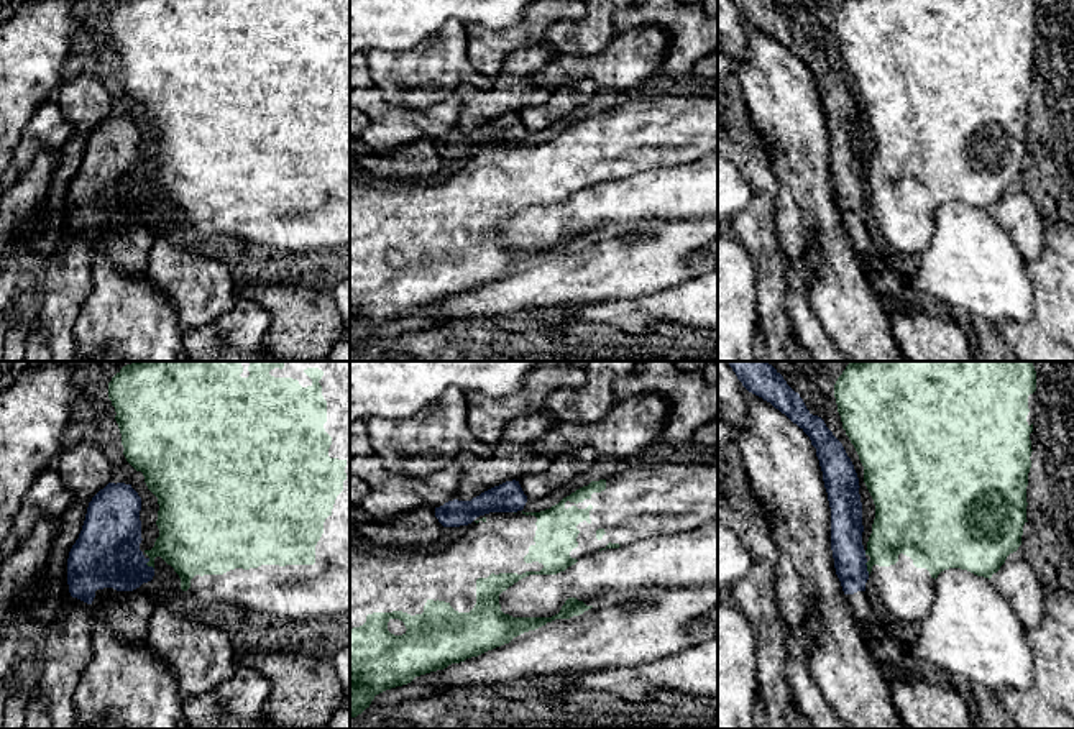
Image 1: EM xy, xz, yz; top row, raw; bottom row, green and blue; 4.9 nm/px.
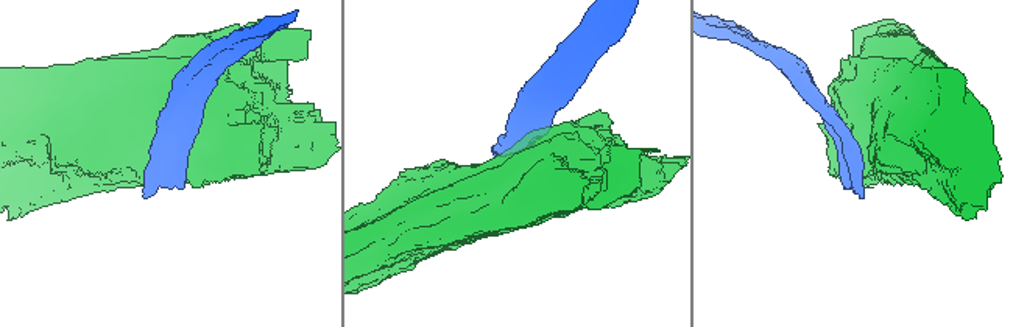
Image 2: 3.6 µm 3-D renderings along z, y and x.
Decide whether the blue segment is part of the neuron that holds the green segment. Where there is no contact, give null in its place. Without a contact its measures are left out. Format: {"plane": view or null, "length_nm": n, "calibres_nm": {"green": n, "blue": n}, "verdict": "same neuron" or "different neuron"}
{"plane": "xy", "length_nm": 60, "calibres_nm": {"green": 320, "blue": 320}, "verdict": "different neuron"}

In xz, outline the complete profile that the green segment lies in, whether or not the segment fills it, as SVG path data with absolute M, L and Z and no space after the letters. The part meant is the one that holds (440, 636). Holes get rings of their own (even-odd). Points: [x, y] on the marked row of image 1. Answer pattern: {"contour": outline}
{"contour": "M718 461L701 465L660 463L652 466L634 466L624 470L622 473L609 479L591 481L588 486L576 489L570 496L563 497L558 504L540 512L517 511L511 516L486 516L480 520L471 522L468 532L460 540L457 540L453 545L447 547L443 552L435 555L424 555L415 552L402 553L394 558L381 558L368 553L360 555L356 552L350 552L350 719L356 718L366 708L369 708L374 696L386 690L407 685L415 676L443 670L452 663L460 663L466 658L478 657L488 650L509 644L514 637L524 632L535 630L555 619L570 619L573 616L580 616L593 608L586 606L583 601L578 601L576 598L568 598L562 606L560 612L552 617L512 617L501 611L499 594L519 580L529 575L557 575L560 571L565 571L568 566L575 565L580 558L585 558L596 552L606 548L619 548L659 535L677 535L682 532L691 532L714 520L718 520ZM391 619L402 621L407 630L402 635L391 634L388 630L388 622Z"}

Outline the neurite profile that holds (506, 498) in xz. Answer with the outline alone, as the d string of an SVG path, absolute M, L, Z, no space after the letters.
M512 479L481 493L471 501L448 501L435 507L435 517L443 527L460 527L489 512L522 511L526 502L527 496L519 481Z

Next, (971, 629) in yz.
M961 568L944 570L934 580L934 603L928 617L916 624L913 655L941 672L959 673L972 685L984 685L994 691L1023 691L1035 678L1033 650L1013 606L989 578Z

